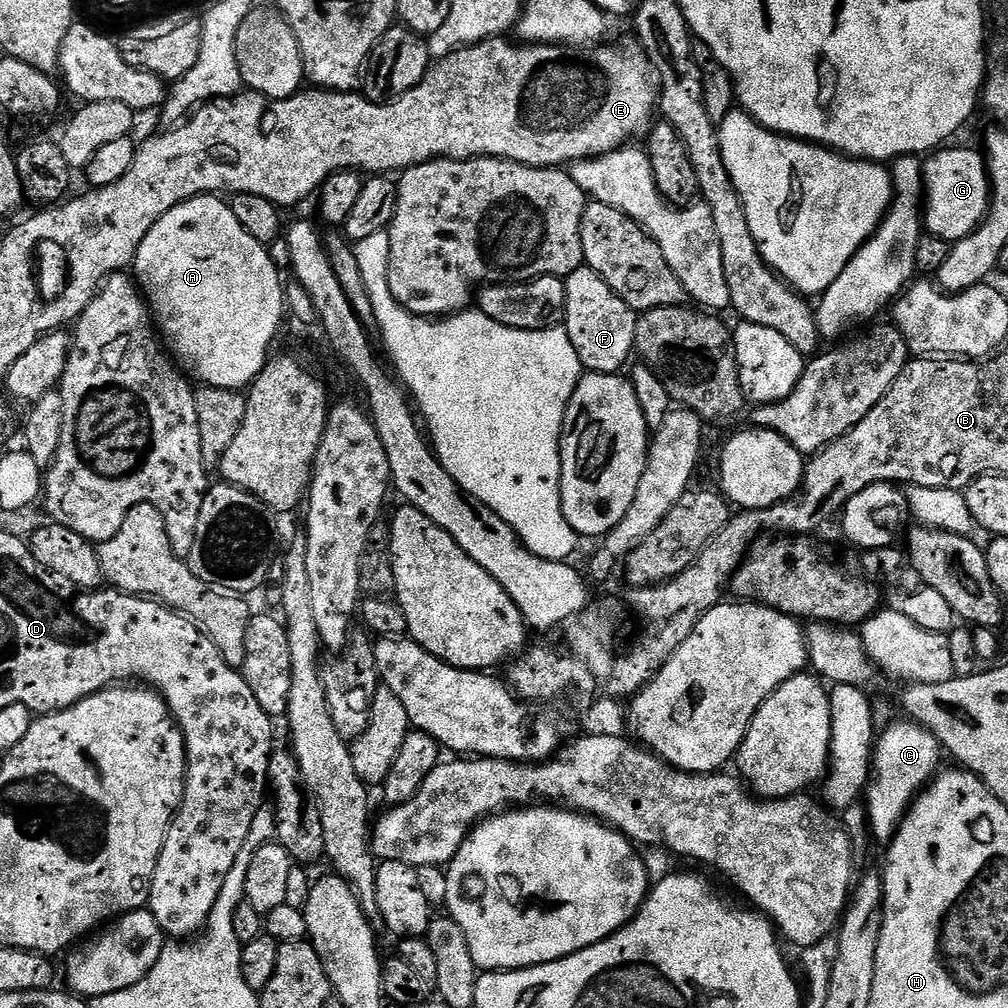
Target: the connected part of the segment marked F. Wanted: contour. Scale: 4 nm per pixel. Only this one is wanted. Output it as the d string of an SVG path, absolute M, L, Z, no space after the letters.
M582 266L578 270L574 270L574 274L567 276L564 280L564 289L566 290L566 310L564 311L563 327L578 354L581 365L588 372L619 373L623 369L620 367L631 356L634 356L637 313L633 312L630 306L626 306L626 302L622 302L618 298L618 294L614 294L614 290L610 290L610 286L606 286L604 279L594 269L587 266Z

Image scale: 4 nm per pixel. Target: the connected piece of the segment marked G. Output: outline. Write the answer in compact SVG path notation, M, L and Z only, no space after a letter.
M944 146L933 151L922 166L924 194L922 224L927 235L955 242L966 238L988 215L990 185L986 160L972 148Z

